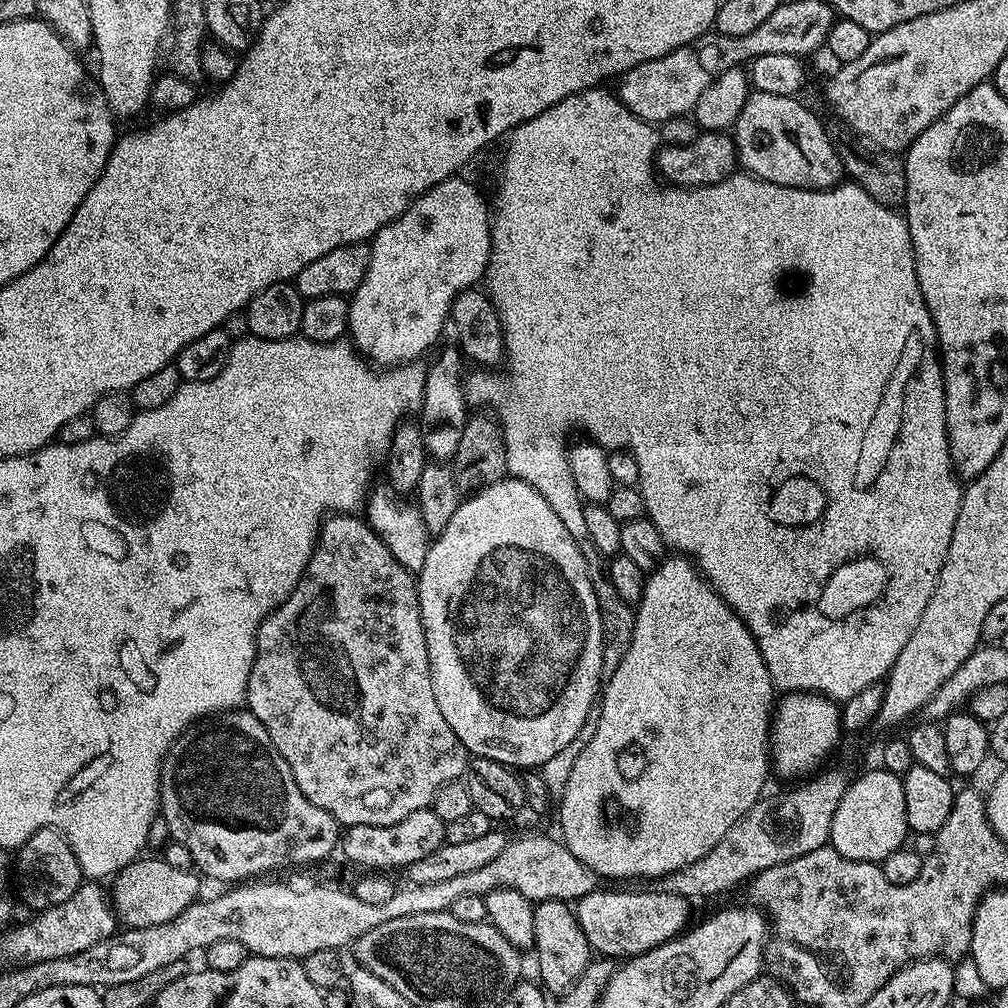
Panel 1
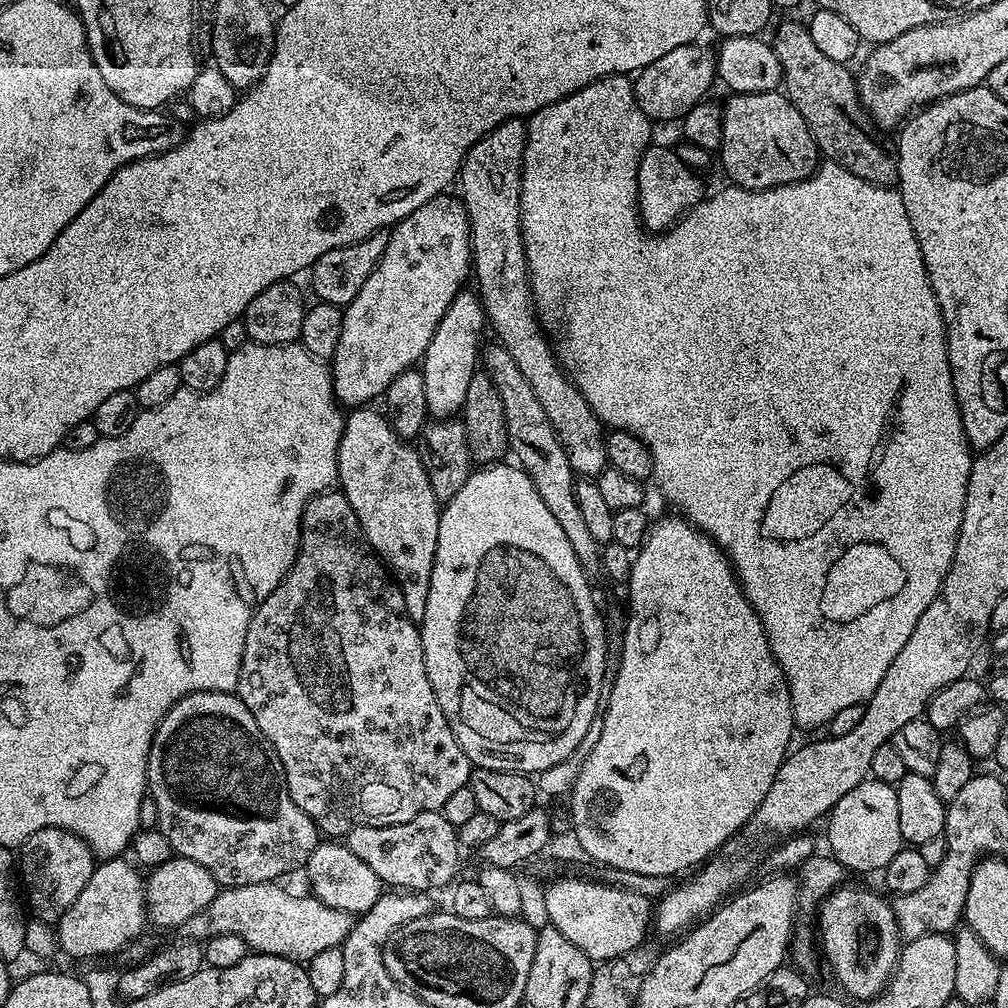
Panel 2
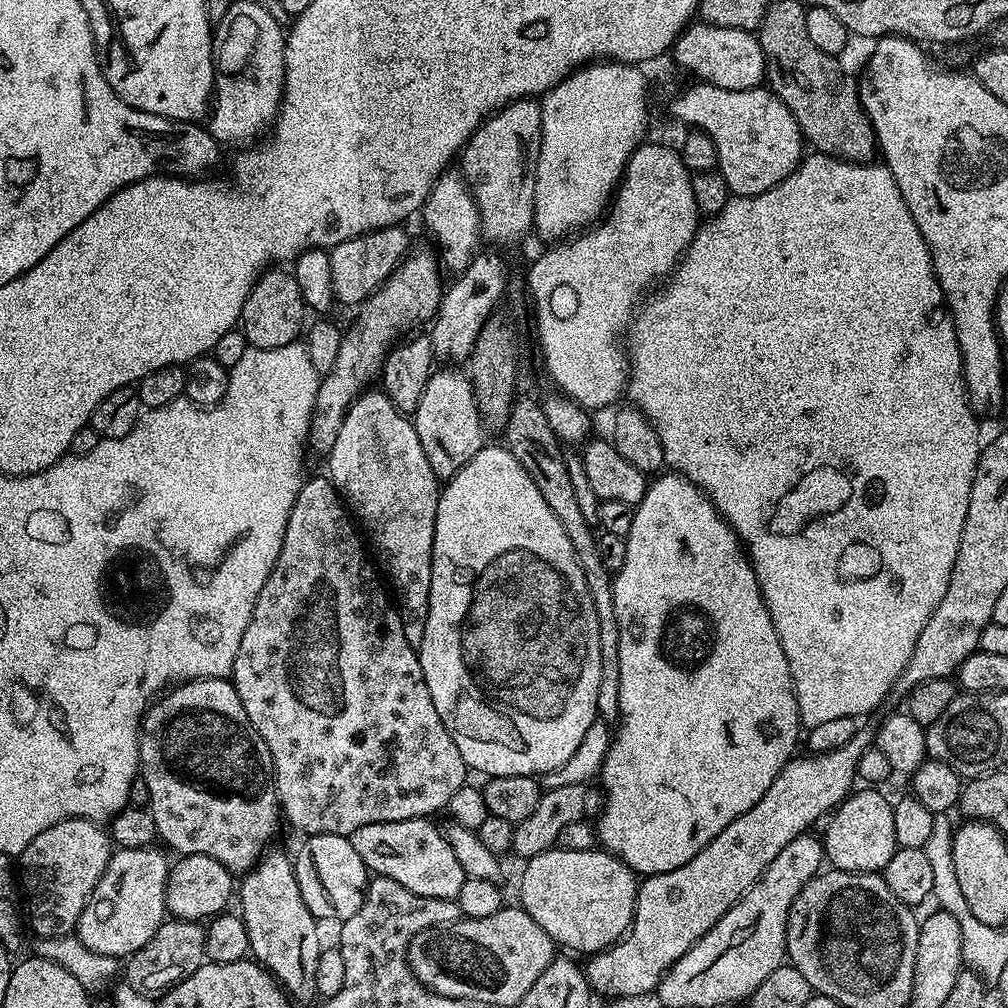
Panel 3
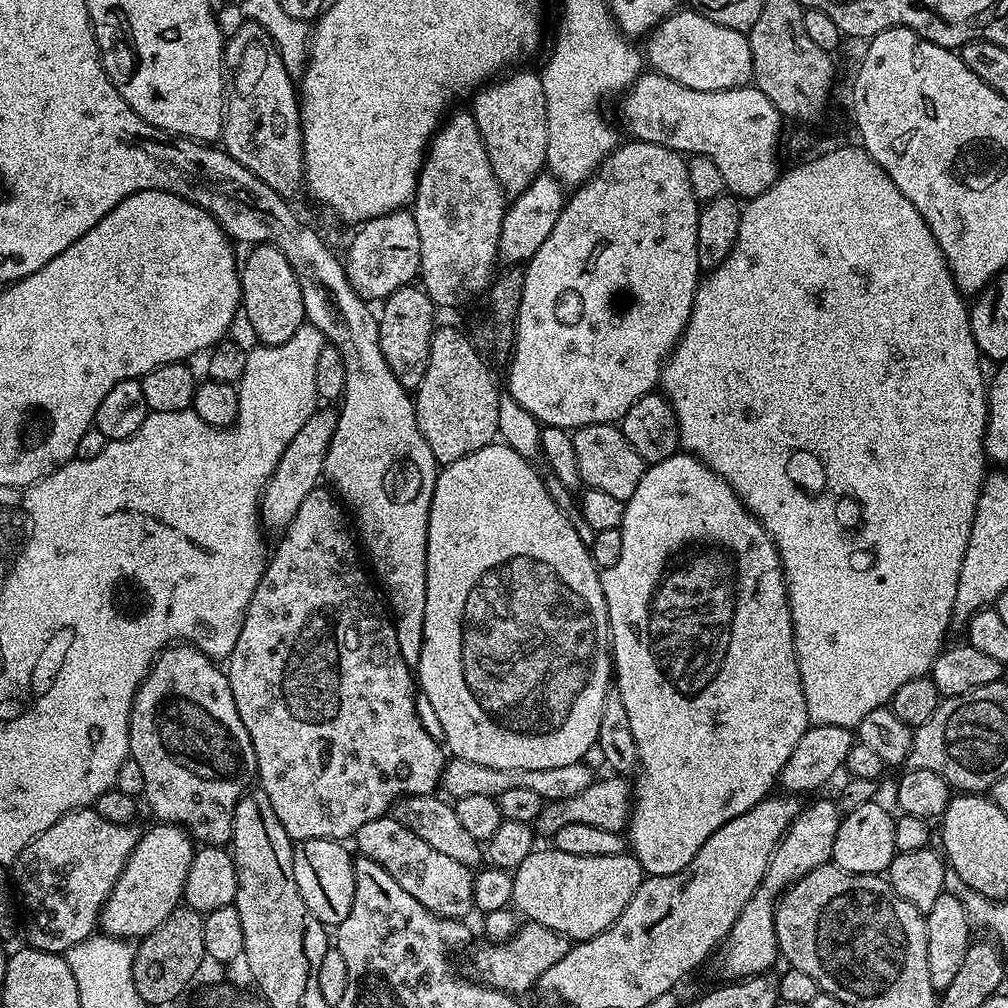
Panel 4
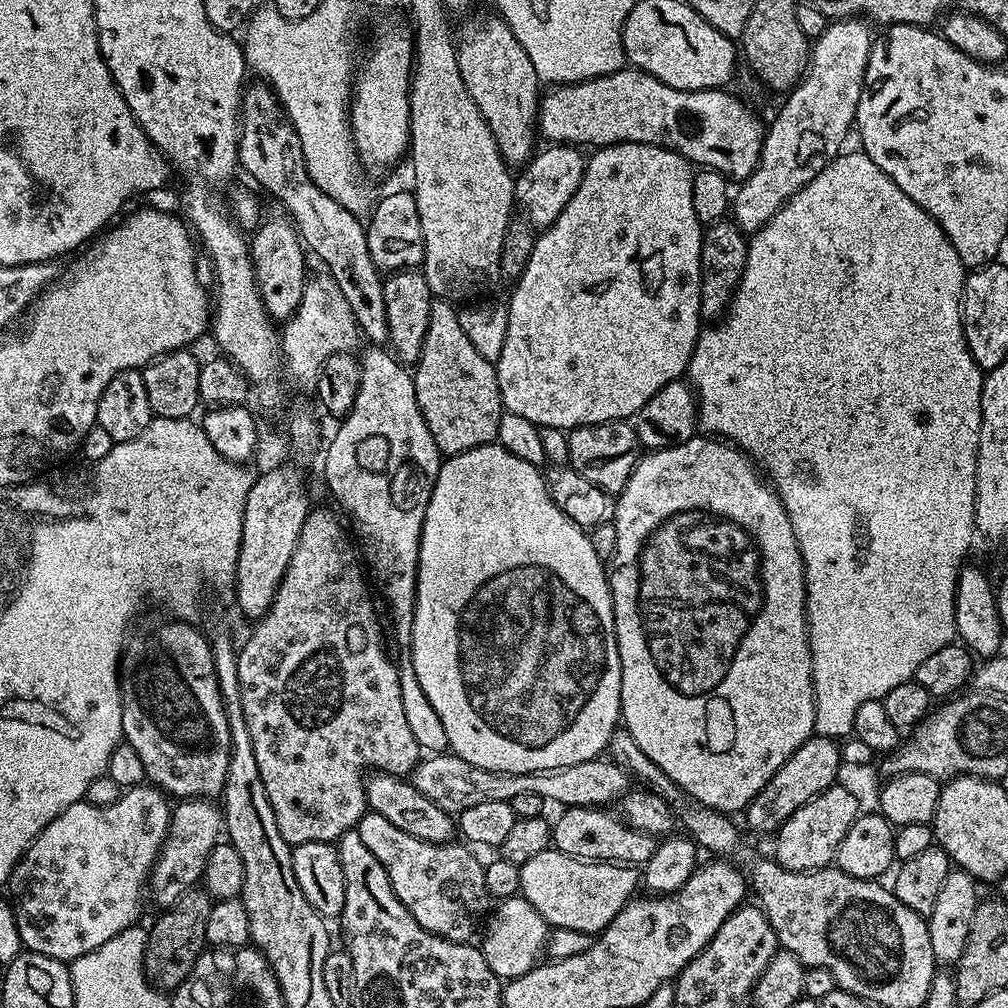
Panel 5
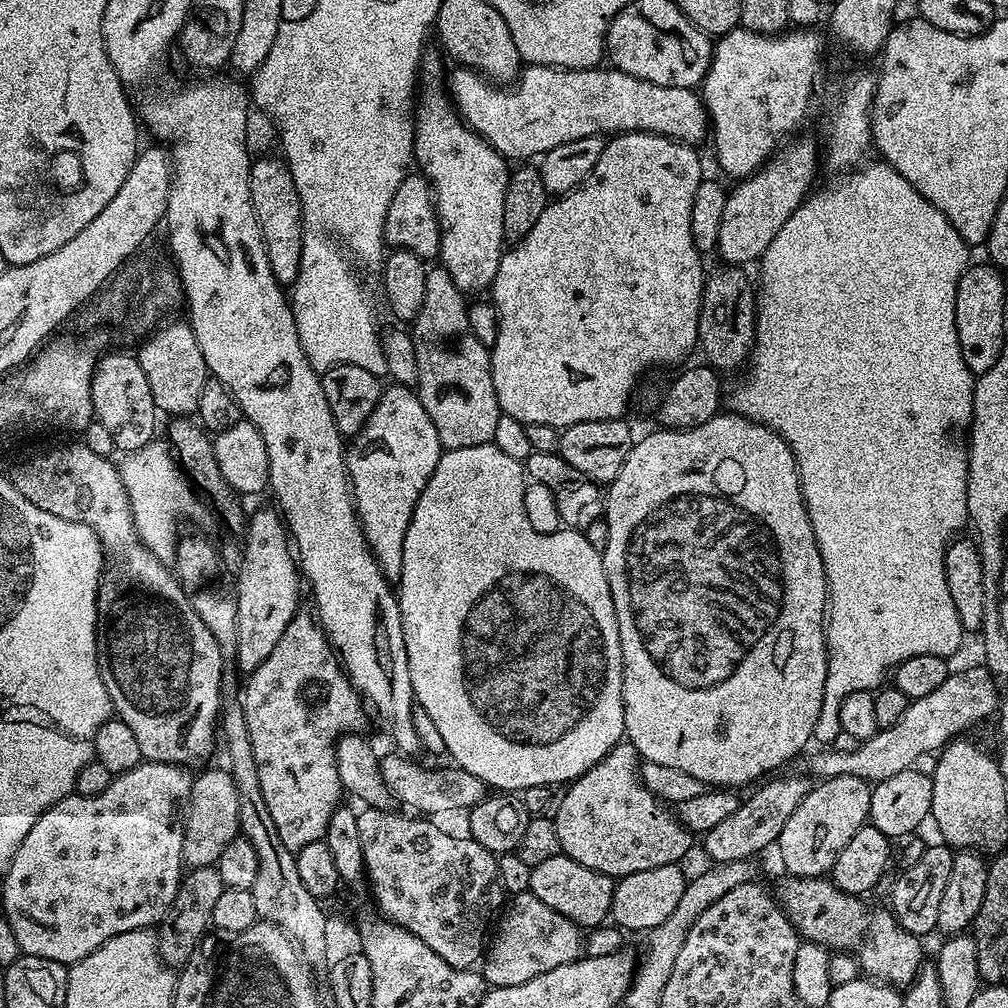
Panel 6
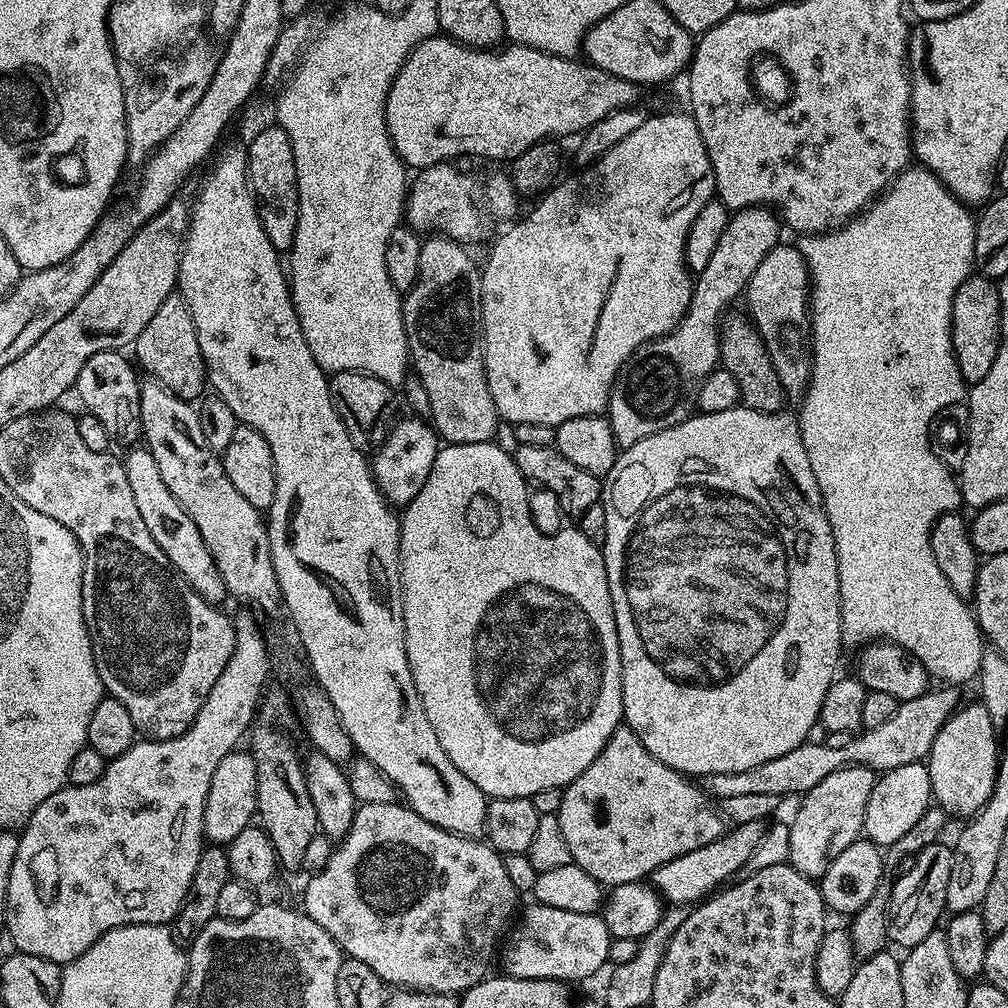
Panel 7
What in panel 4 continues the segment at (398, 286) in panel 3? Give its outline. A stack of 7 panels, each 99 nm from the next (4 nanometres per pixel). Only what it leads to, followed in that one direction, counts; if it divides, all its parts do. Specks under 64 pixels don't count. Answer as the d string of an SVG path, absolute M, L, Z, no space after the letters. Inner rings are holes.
M332 406L317 407L310 414L306 426L290 438L290 446L282 450L282 458L278 458L278 466L274 466L274 474L264 487L264 494L260 497L260 523L265 529L277 528L283 530L288 523L298 514L298 506L302 506L306 494L310 494L321 483L324 476L324 463L330 442L334 438L336 429L337 409Z

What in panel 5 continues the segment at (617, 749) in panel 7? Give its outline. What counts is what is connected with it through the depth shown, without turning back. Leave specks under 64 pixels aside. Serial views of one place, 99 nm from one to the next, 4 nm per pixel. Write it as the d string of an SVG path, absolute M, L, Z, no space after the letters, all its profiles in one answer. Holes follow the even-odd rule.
M604 806L595 808L564 808L561 816L552 824L552 844L557 852L570 854L579 860L598 860L609 864L627 864L629 866L643 866L656 853L657 841L647 832L640 832L632 828L615 811Z

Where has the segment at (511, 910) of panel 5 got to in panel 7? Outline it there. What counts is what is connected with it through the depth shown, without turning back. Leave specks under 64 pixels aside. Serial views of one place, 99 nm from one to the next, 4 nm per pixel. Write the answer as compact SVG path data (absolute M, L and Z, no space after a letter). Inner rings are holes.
M535 902L529 904L525 912L523 909L519 913L503 941L503 975L519 980L573 982L590 979L603 964L609 963L608 951L613 938L603 915L574 914L574 910L558 910Z

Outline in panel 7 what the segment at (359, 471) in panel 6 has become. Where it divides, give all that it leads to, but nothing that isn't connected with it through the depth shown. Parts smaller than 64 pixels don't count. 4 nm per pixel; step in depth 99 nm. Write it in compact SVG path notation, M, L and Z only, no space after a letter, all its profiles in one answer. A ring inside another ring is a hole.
M397 419L387 429L383 444L375 449L370 460L372 477L376 480L376 485L379 486L384 499L393 506L408 504L414 498L414 494L418 494L418 490L426 486L426 478L430 478L434 458L442 447L442 441L436 435L436 429L431 423L423 419L407 419L400 421Z

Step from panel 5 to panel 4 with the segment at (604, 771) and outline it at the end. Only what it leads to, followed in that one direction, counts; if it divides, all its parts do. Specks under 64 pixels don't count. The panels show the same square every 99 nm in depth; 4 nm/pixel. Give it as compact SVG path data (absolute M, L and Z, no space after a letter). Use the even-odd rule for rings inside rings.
M452 758L445 763L442 788L452 798L466 794L497 797L506 794L506 790L514 786L522 786L522 790L534 790L534 794L538 794L547 802L570 798L573 794L582 794L582 790L586 790L586 786L590 786L593 779L593 769L584 762L570 766L554 766L550 770L498 770L494 766L482 766L478 762Z

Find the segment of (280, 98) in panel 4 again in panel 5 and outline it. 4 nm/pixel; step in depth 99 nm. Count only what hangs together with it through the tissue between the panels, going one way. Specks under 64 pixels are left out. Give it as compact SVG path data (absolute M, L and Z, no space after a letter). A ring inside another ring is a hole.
M256 82L256 85L251 88L251 86L245 87L243 89L240 98L240 162L239 167L242 172L246 175L252 176L252 180L256 184L261 184L274 199L277 200L279 207L283 209L287 215L291 216L293 224L296 226L296 231L301 237L301 241L304 246L312 253L312 251L322 260L323 264L326 266L325 271L332 277L332 280L338 286L342 292L342 296L346 302L350 305L351 313L354 314L356 324L359 325L361 335L367 340L371 345L375 347L383 347L388 341L389 328L386 326L386 308L385 308L385 292L384 292L384 280L382 274L378 268L373 264L373 259L369 257L369 244L366 224L363 219L354 214L350 214L350 210L346 210L346 206L338 206L338 202L334 202L334 198L330 198L322 190L318 190L318 186L314 186L314 182L310 178L310 174L306 170L304 165L304 155L302 154L302 142L298 142L298 134L294 130L294 126L288 120L287 116L284 115L284 108L280 105L280 99L276 97L275 92L272 91L271 87L264 82Z

